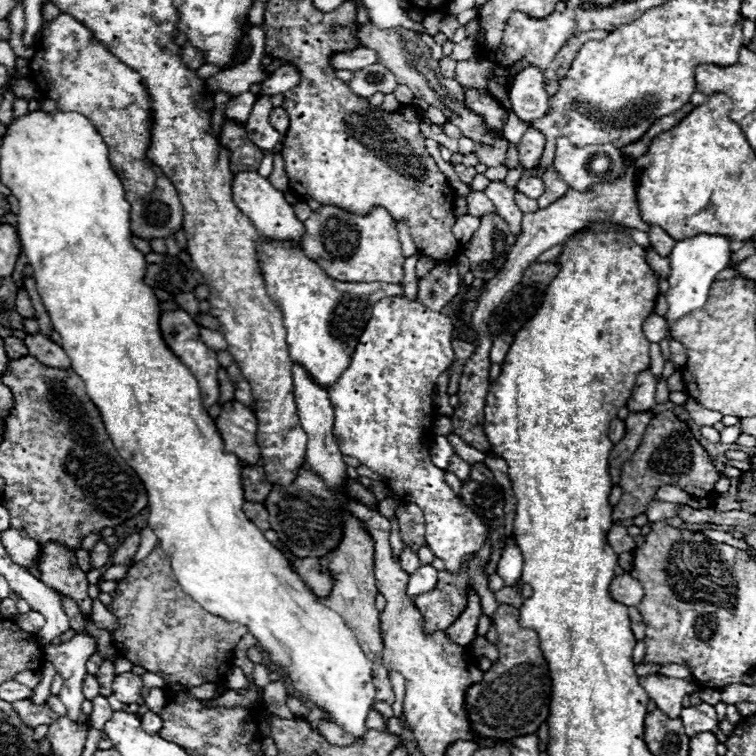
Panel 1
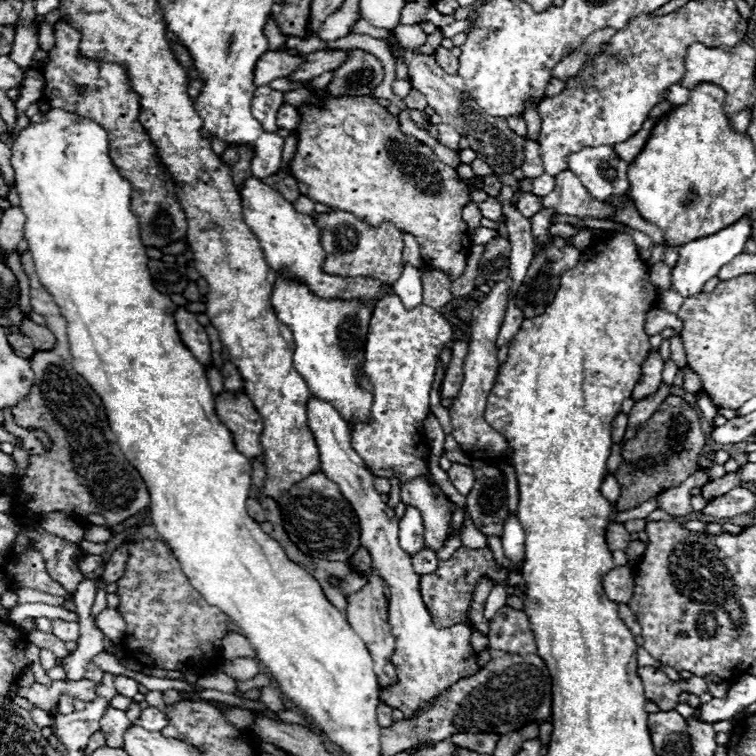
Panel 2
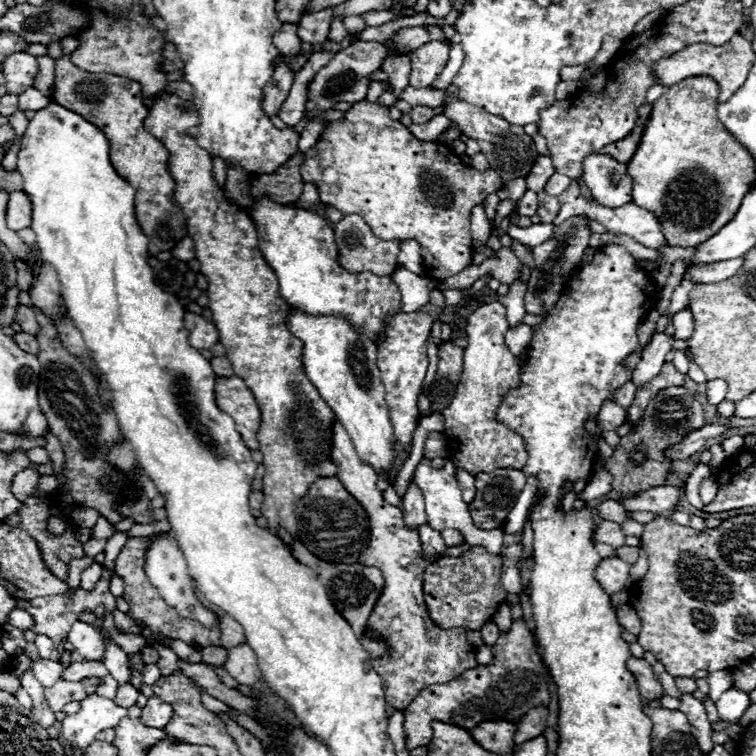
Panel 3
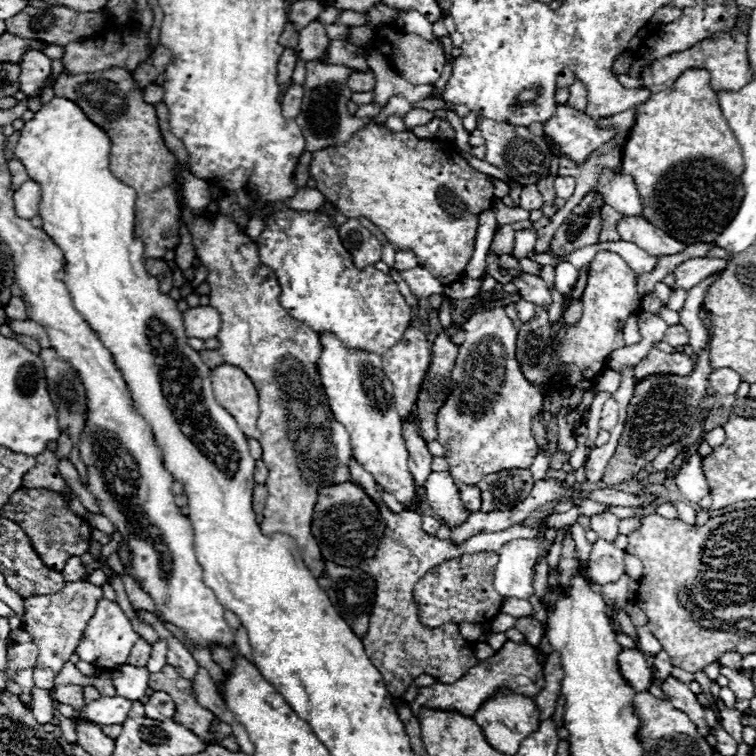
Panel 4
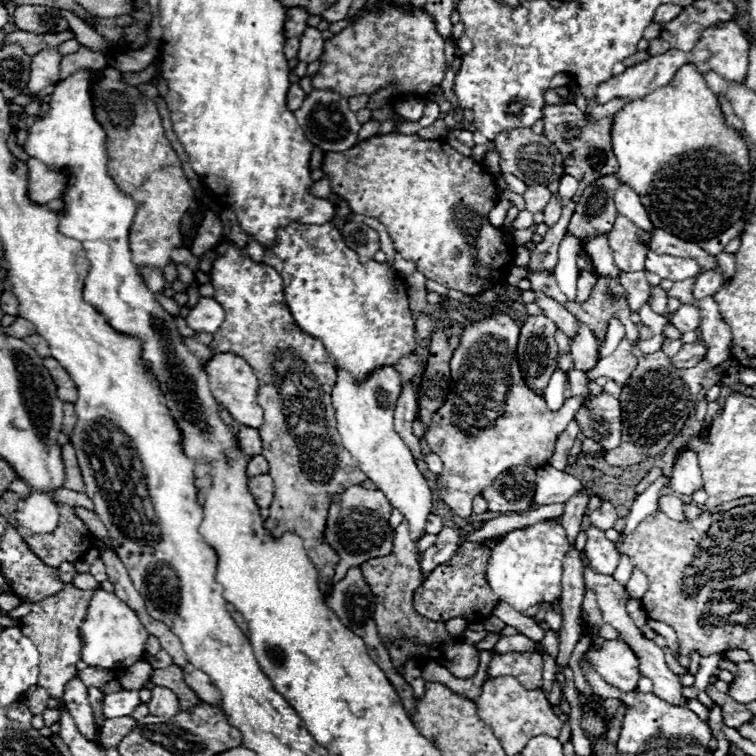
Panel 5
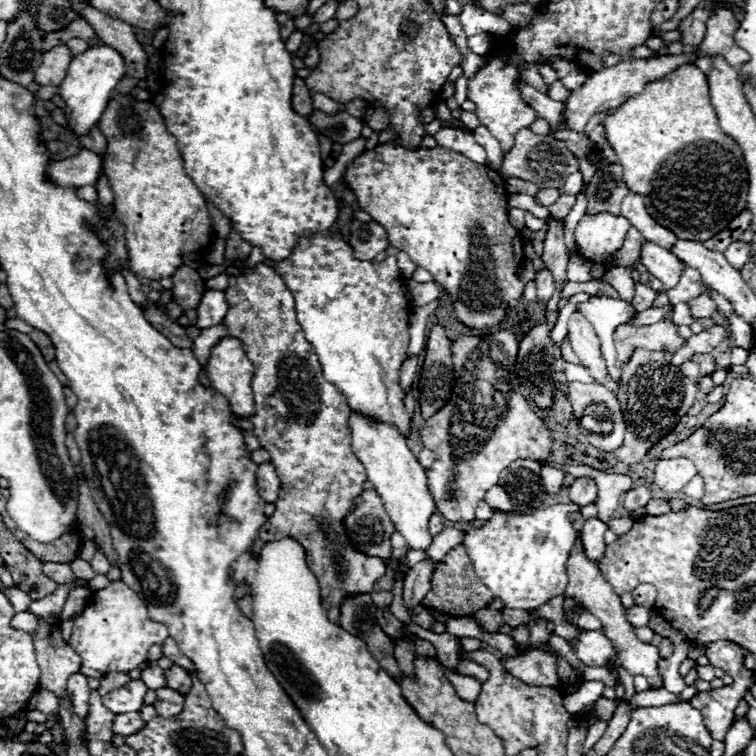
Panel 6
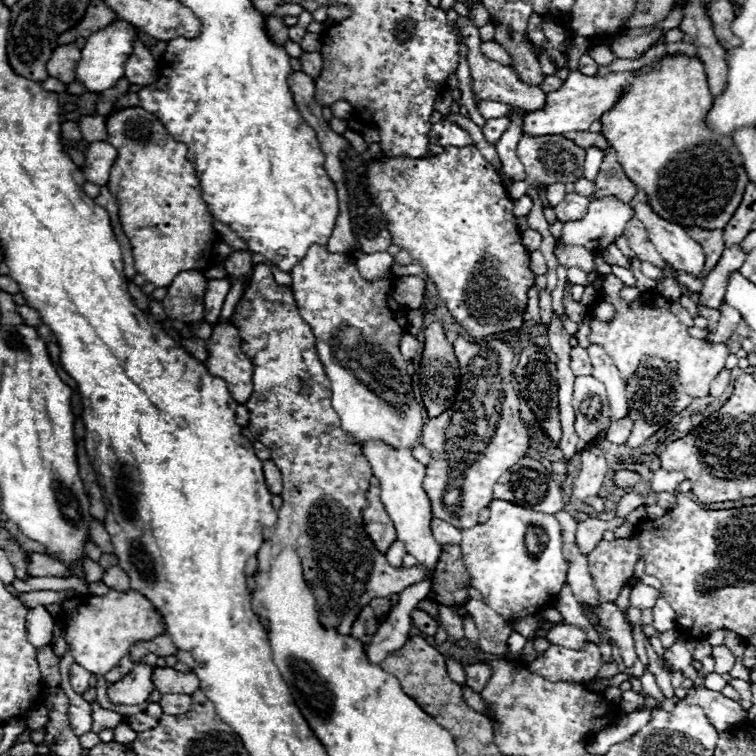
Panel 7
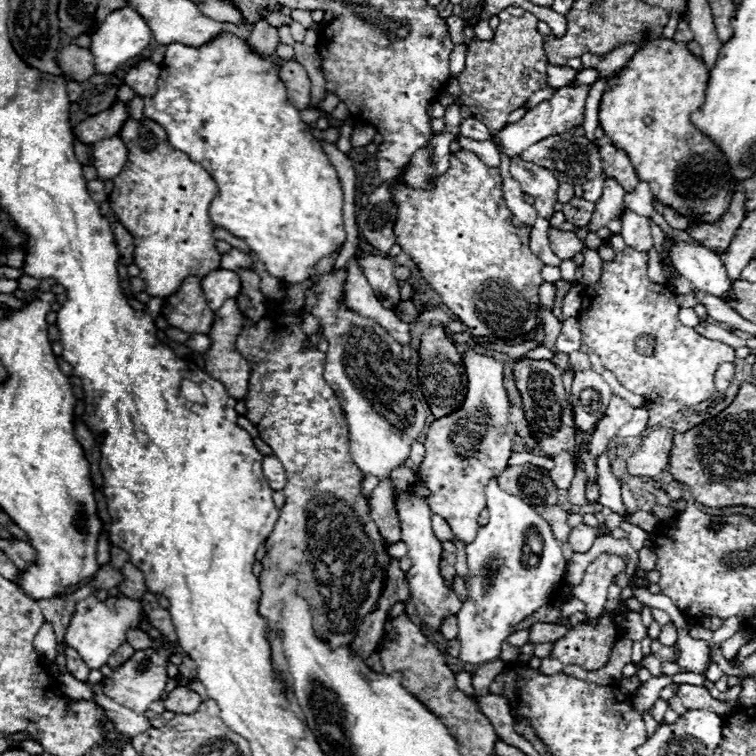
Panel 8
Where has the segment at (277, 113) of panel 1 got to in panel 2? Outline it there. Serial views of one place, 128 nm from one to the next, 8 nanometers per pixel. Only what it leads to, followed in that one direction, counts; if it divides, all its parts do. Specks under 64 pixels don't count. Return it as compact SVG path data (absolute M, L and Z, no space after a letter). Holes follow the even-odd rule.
M284 104L278 114L276 114L276 124L278 128L286 128L286 130L294 130L294 126L298 124L300 120L300 114L298 114L298 108L290 106L290 104Z

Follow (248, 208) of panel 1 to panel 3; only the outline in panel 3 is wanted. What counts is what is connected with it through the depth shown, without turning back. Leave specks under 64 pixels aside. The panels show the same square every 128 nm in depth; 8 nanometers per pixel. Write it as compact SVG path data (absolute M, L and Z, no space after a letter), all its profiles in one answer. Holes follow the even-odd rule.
M268 196L252 204L250 218L258 232L260 252L280 282L280 296L290 306L308 314L342 314L372 340L376 340L384 314L400 310L400 290L392 278L372 272L354 276L338 266L334 230L326 218L308 210L282 206Z

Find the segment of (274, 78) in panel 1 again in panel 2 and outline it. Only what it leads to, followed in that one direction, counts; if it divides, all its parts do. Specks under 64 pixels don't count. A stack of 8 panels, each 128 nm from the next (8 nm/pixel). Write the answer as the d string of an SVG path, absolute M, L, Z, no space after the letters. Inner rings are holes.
M348 50L312 52L312 54L306 56L306 62L300 68L296 68L290 76L286 76L286 80L290 80L290 82L308 82L308 80L312 80L312 78L316 78L324 72L340 68L348 58L350 58Z

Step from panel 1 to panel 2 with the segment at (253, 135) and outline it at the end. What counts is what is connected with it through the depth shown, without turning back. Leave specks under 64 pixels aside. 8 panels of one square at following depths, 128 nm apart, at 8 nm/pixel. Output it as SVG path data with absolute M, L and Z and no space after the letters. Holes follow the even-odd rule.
M260 86L254 90L252 98L252 114L258 118L260 126L266 132L278 132L276 112L282 106L282 92L272 90L270 86Z

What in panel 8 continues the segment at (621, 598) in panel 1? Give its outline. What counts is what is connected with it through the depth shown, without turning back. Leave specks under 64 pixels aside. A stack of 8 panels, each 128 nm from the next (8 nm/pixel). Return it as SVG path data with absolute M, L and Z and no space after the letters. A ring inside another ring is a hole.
M638 511L625 518L630 524L636 525L647 533L653 533L657 530L660 519L647 511ZM580 524L576 528L572 528L568 540L570 540L570 548L574 552L588 552L594 544L594 540L598 538L598 530L586 524Z

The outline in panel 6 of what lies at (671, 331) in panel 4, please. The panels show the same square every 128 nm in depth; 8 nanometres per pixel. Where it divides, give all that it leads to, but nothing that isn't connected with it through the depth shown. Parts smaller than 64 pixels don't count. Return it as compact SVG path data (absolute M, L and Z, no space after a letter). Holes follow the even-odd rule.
M700 294L698 298L694 298L692 302L688 302L688 306L690 306L690 316L694 320L708 318L708 316L712 316L716 312L716 302L706 294Z

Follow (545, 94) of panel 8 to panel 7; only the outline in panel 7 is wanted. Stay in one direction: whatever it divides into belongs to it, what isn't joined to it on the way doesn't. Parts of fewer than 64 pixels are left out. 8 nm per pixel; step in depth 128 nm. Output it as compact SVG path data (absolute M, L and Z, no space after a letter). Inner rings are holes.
M478 100L476 102L476 106L478 106L478 112L486 118L486 120L490 120L490 118L498 118L498 116L504 116L506 112L508 112L508 108L510 106L506 106L506 104L498 104L498 102L492 102L492 100Z

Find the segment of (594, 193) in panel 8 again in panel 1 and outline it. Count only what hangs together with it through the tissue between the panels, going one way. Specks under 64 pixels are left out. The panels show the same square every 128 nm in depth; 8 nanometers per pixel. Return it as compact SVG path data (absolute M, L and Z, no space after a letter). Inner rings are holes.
M522 176L516 184L516 192L526 194L528 198L538 198L544 192L544 184L536 176Z

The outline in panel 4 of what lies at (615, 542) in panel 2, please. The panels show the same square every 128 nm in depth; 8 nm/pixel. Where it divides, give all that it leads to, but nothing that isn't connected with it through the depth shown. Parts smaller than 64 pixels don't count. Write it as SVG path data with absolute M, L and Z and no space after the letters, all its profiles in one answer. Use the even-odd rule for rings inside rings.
M604 512L600 516L592 516L592 530L600 536L606 538L606 542L614 542L614 538L618 536L618 518L610 512Z

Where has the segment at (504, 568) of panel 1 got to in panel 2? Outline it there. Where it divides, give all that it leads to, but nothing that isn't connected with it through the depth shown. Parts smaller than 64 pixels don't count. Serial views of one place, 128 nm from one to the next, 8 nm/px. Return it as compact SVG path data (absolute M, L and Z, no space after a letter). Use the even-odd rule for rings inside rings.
M508 516L502 532L504 556L510 560L510 572L520 572L524 562L524 530L516 516ZM496 584L486 600L486 606L484 606L484 618L492 618L496 614L498 608L506 606L506 600L508 600L508 590L506 590L506 584Z

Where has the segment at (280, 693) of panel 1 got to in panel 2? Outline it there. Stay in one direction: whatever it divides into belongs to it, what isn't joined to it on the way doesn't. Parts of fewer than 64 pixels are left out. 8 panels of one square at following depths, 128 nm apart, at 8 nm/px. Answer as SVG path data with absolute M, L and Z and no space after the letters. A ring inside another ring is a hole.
M262 688L262 694L260 694L260 702L266 704L272 712L282 712L286 710L284 702L282 702L282 696L276 688Z

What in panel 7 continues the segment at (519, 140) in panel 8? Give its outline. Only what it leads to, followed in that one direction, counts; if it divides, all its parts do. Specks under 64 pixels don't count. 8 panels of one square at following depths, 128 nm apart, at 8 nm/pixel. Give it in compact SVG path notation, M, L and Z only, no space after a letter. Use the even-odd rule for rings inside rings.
M576 36L566 50L571 62L571 74L562 84L560 90L550 92L546 100L546 110L526 114L524 118L524 134L530 136L546 136L546 134L566 134L566 132L580 132L588 130L588 126L598 120L604 112L608 112L620 96L630 88L630 80L636 72L610 72L606 76L586 76L578 70L578 59L587 53L589 42L585 38Z

